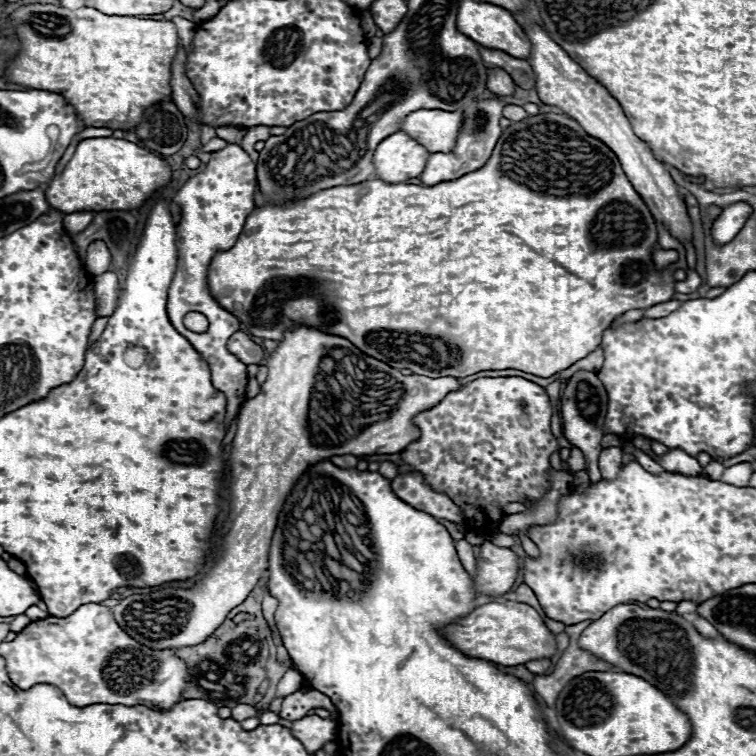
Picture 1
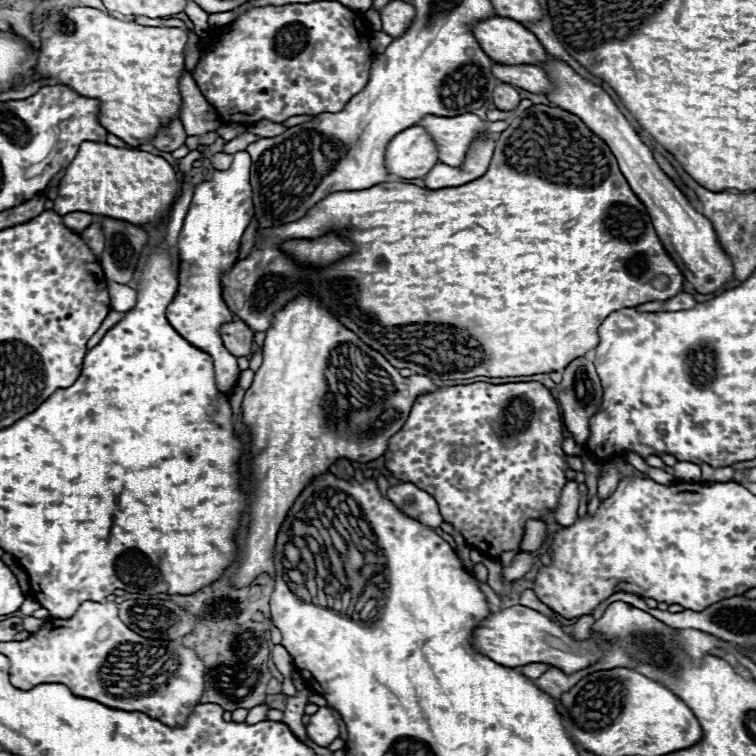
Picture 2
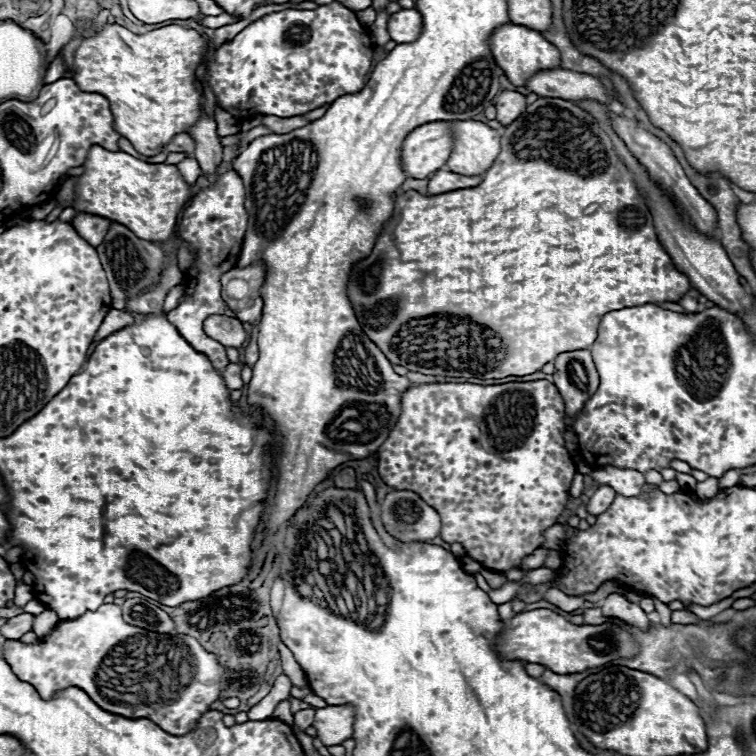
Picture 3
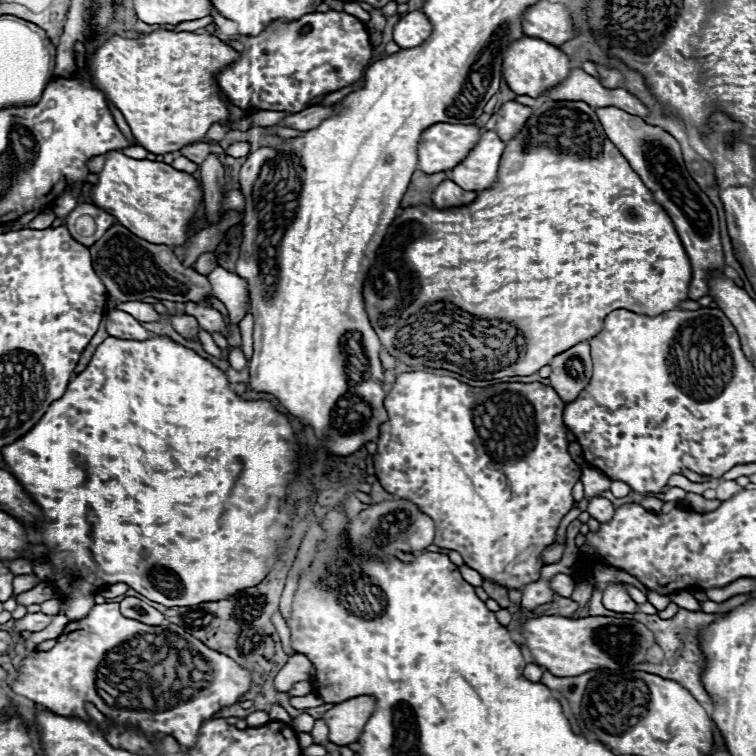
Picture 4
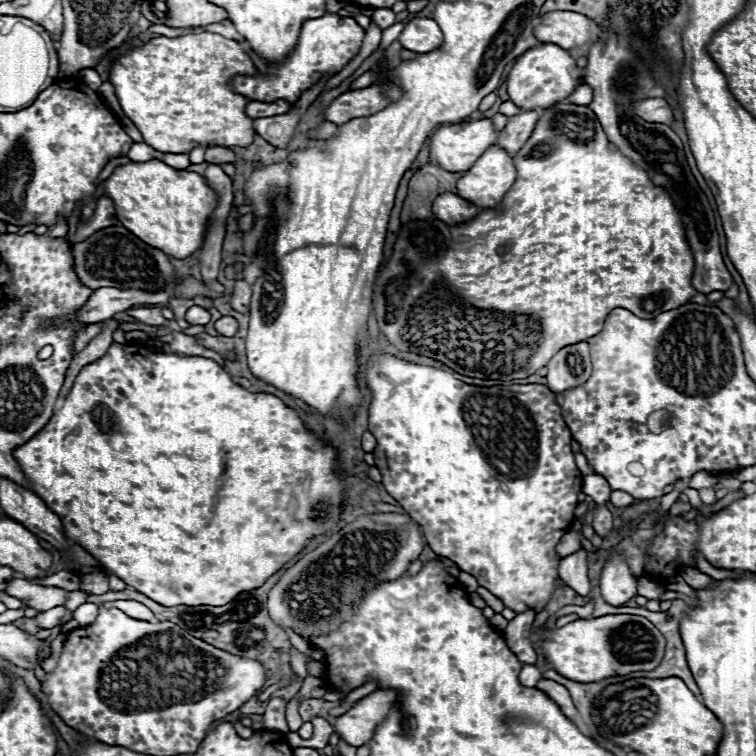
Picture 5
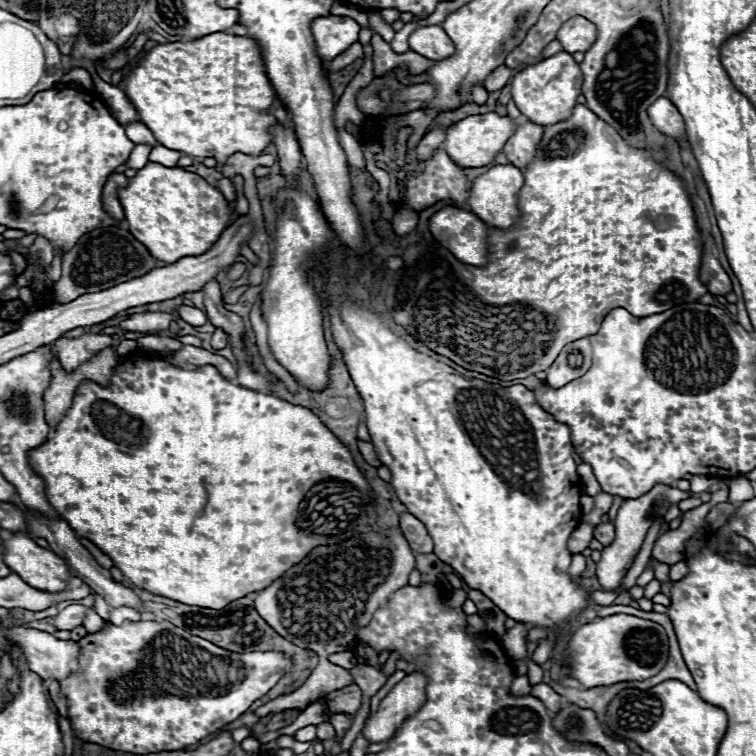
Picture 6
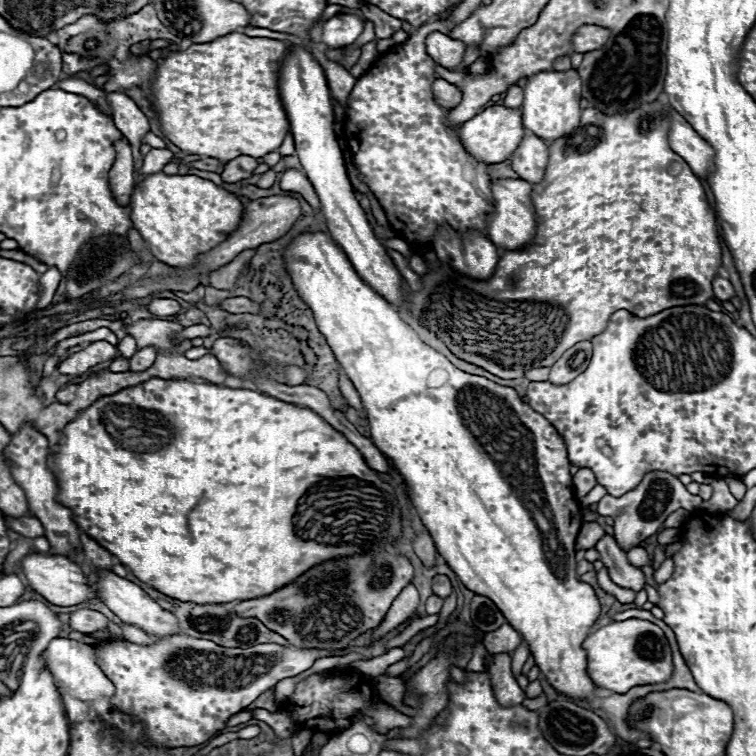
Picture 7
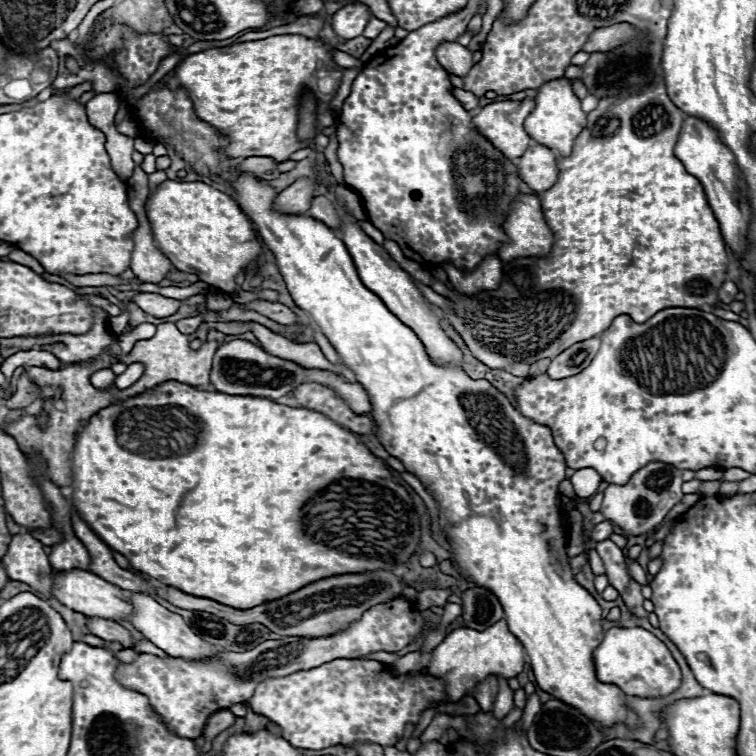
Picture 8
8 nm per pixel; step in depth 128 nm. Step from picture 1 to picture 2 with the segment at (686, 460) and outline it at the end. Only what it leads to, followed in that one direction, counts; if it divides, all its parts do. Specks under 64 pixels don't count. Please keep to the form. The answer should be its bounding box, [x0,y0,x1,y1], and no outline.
[674,462,700,482]

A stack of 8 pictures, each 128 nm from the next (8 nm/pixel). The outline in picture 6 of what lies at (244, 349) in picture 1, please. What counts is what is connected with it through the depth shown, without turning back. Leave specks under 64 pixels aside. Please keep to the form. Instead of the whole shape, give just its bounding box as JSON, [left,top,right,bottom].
[176,306,206,326]

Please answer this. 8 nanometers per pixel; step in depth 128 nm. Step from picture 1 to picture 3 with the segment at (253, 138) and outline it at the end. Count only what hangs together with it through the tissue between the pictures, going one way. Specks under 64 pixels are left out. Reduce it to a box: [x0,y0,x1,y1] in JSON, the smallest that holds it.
[262,116,310,134]

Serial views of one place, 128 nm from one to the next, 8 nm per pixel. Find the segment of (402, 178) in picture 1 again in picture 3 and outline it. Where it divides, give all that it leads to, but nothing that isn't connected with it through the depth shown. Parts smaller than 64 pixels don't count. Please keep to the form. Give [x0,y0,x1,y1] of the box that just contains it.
[402,122,454,178]

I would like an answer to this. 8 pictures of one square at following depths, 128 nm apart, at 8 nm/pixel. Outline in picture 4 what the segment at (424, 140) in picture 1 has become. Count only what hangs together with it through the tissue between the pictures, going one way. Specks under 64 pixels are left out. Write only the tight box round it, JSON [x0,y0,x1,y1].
[452,130,506,192]

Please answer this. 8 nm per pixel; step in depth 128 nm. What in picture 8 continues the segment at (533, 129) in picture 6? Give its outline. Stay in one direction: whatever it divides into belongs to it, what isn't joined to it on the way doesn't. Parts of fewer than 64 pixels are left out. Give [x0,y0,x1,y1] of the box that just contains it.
[514,144,558,192]

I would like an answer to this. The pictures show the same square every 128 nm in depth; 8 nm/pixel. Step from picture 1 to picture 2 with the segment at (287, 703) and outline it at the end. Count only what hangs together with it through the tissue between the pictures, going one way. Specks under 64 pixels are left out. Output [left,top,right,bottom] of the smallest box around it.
[282,690,312,744]

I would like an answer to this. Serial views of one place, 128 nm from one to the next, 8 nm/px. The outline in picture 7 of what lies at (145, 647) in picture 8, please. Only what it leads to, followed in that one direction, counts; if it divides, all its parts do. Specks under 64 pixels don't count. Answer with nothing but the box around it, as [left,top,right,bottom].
[122,624,154,646]

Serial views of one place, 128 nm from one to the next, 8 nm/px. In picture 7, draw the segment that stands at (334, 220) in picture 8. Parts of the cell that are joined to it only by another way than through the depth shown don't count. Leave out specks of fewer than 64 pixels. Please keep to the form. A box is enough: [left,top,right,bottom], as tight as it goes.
[280,170,320,214]

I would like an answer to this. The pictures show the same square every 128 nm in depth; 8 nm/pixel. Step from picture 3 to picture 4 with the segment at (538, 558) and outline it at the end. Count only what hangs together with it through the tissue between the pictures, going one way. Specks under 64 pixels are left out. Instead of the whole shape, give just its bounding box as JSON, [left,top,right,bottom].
[542,542,564,564]

